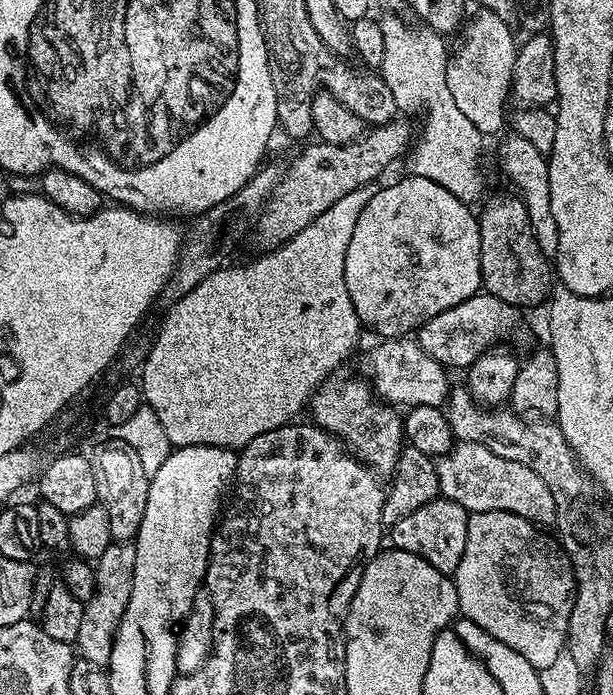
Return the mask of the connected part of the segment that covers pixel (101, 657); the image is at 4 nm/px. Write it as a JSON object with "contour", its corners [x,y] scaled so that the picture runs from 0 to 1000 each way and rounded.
{"contour":[[[186,780],[166,791],[163,804],[155,807],[157,819],[157,847],[153,855],[139,868],[134,883],[134,902],[127,905],[127,918],[121,932],[135,948],[153,953],[165,958],[173,958],[181,950],[183,931],[189,918],[189,908],[199,895],[199,886],[206,883],[206,869],[212,866],[212,849],[219,837],[219,814],[222,813],[222,786],[215,780]]]}

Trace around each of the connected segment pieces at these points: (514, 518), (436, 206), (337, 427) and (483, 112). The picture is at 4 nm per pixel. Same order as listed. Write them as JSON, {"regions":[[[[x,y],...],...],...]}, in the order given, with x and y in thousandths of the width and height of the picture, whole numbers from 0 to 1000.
{"regions":[[[[772,737],[763,745],[760,791],[754,791],[754,809],[747,812],[747,820],[741,826],[744,853],[750,868],[749,885],[752,888],[759,886],[767,896],[778,898],[791,909],[788,912],[791,917],[832,929],[832,935],[838,935],[852,945],[855,954],[876,964],[899,958],[904,947],[910,947],[915,938],[922,937],[933,869],[940,865],[940,827],[933,824],[933,807],[928,806],[927,797],[918,787],[899,770],[894,773],[887,765],[892,764],[883,763],[876,755],[865,753],[858,745],[852,745],[845,740],[832,740],[830,737]]],[[[674,250],[662,252],[661,259],[646,259],[641,262],[635,271],[628,271],[628,268],[618,269],[615,279],[610,281],[610,285],[605,285],[604,291],[599,291],[597,299],[589,304],[584,319],[579,321],[577,337],[573,338],[571,354],[566,355],[564,364],[564,377],[563,377],[563,400],[564,400],[564,417],[571,417],[571,435],[577,435],[577,446],[584,452],[584,458],[587,459],[589,468],[595,473],[608,472],[610,476],[615,478],[615,485],[620,486],[659,486],[667,482],[666,478],[670,475],[684,473],[685,468],[693,466],[700,458],[703,458],[708,452],[721,452],[721,446],[734,446],[741,440],[747,440],[747,435],[760,435],[760,429],[767,429],[768,426],[778,424],[785,419],[786,410],[783,407],[783,319],[775,304],[768,305],[765,295],[750,289],[747,285],[741,282],[741,279],[734,279],[731,273],[724,273],[721,268],[718,268],[713,262],[701,260],[700,256],[692,256],[685,253],[679,253]]],[[[537,544],[509,567],[506,577],[507,603],[520,616],[540,622],[553,630],[556,640],[589,668],[605,673],[622,686],[638,686],[653,658],[654,645],[661,643],[659,606],[644,586],[622,578],[605,551],[594,547],[548,547]]],[[[781,13],[778,22],[759,33],[750,69],[732,82],[724,104],[728,129],[754,165],[790,196],[812,191],[822,176],[822,153],[834,137],[840,114],[845,62],[834,33],[796,13]]]]}

